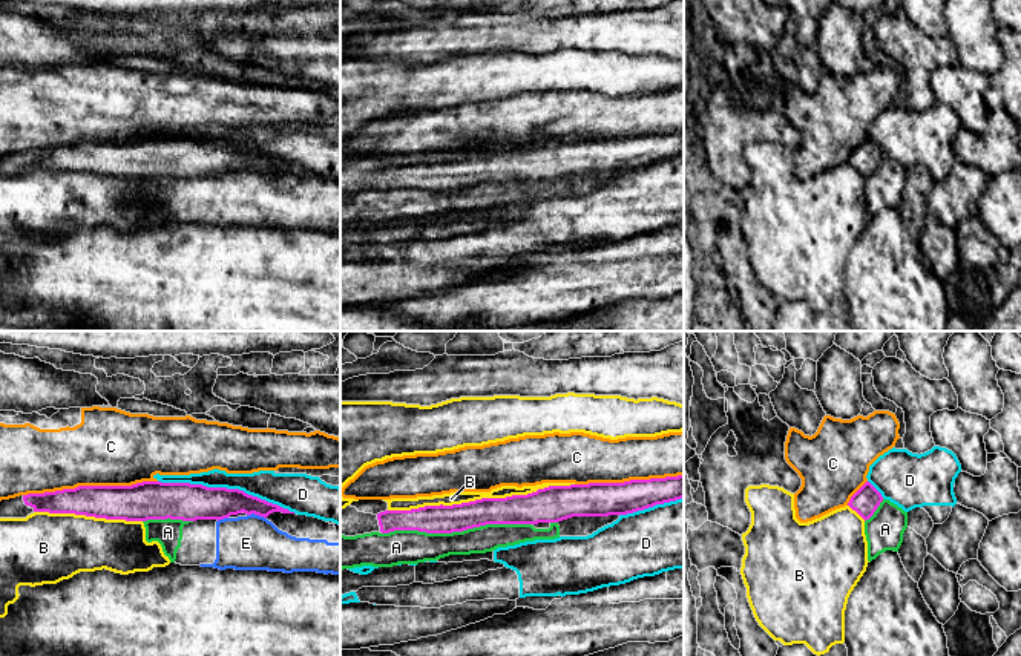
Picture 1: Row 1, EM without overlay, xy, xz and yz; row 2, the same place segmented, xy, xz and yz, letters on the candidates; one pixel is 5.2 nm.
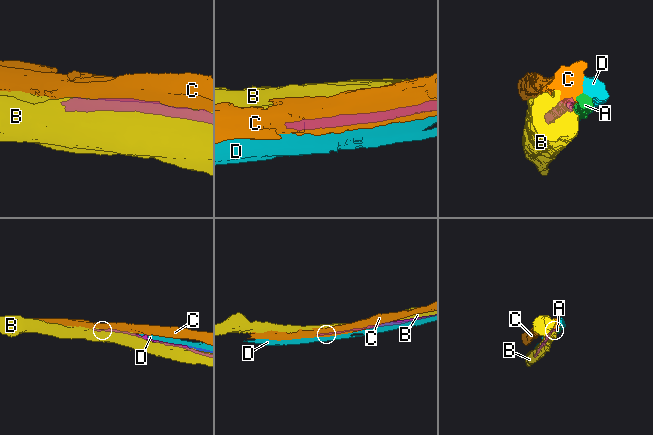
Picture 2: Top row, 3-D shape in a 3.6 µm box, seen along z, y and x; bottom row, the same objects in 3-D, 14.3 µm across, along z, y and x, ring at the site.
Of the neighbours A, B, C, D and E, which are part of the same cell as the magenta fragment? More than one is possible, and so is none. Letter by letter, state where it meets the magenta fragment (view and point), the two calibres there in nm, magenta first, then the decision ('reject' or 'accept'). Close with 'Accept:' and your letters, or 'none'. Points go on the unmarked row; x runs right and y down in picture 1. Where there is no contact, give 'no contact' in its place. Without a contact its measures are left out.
A: xz (456, 187) | 140/180 nm | reject
B: xz (482, 155) | 160/70 nm | reject
C: xy (89, 143) | 190/400 nm | reject
D: xy (226, 144) | 200/160 nm | reject
E: xy (256, 170) | 180/280 nm | reject
Accept: none

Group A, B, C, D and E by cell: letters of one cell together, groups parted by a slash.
A E / B / C / D

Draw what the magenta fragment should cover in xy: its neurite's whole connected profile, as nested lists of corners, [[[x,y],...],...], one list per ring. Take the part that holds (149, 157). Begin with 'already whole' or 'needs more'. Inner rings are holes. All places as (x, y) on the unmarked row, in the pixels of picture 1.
needs more; [[[143,138],[132,143],[78,143],[0,158],[0,175],[26,175],[34,169],[126,178],[167,175],[219,178],[242,169],[264,175],[273,169],[294,170],[239,146],[161,138]]]

